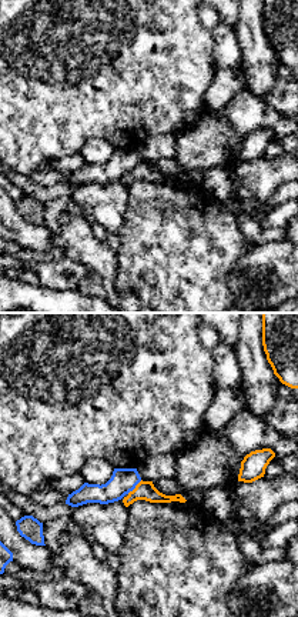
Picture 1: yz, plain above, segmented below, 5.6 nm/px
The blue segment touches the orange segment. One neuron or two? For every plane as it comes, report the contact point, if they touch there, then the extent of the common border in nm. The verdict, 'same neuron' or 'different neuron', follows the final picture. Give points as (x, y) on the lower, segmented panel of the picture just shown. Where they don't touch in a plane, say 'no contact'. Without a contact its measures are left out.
(134, 487) | 120 nm

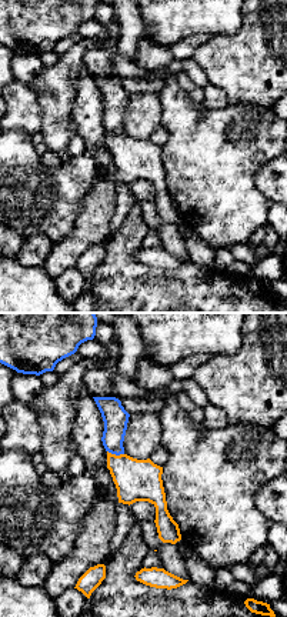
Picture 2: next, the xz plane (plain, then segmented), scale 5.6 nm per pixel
(116, 454) | 100 nm

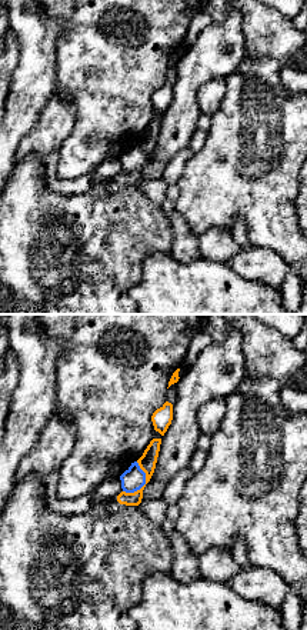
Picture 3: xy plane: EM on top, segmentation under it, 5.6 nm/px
(144, 482) | 200 nm

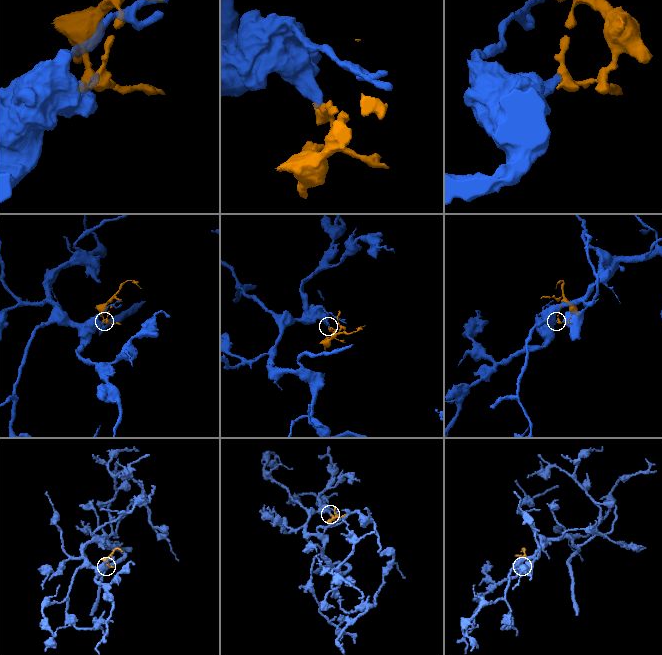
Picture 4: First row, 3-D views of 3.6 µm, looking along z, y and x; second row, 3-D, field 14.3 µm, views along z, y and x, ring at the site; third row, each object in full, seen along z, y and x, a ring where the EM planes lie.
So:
different neuron

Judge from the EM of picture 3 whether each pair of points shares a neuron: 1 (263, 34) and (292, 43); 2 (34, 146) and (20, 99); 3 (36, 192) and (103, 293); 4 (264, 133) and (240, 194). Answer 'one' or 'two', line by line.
1: one
2: two
3: one
4: one

